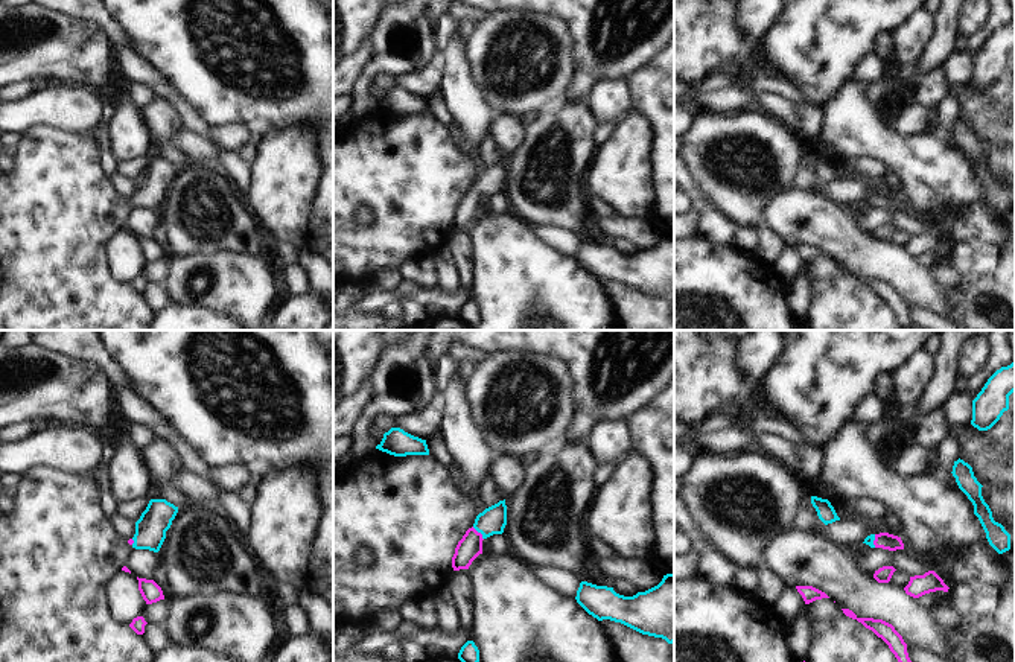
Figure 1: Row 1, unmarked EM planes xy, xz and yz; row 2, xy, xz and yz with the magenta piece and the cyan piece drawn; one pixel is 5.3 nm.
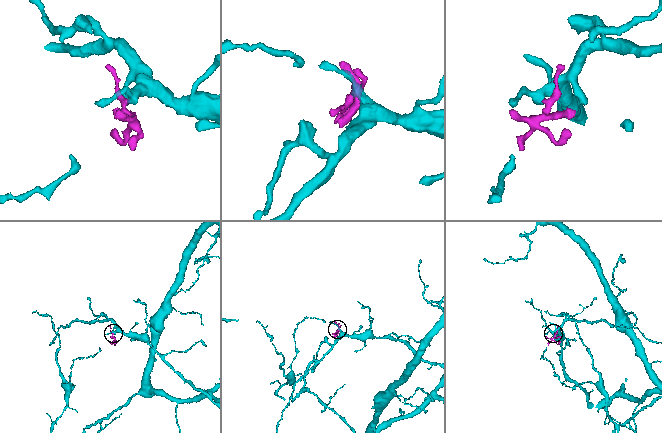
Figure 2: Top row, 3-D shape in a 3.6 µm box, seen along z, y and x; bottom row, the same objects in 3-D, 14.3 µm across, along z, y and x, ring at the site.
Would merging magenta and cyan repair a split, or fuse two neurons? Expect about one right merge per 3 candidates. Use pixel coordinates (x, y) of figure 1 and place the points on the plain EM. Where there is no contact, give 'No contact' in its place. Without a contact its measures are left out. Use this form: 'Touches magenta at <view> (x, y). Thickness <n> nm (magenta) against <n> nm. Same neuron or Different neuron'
Touches magenta at xz (480, 192). Thickness 120 nm (magenta) against 140 nm. Same neuron

